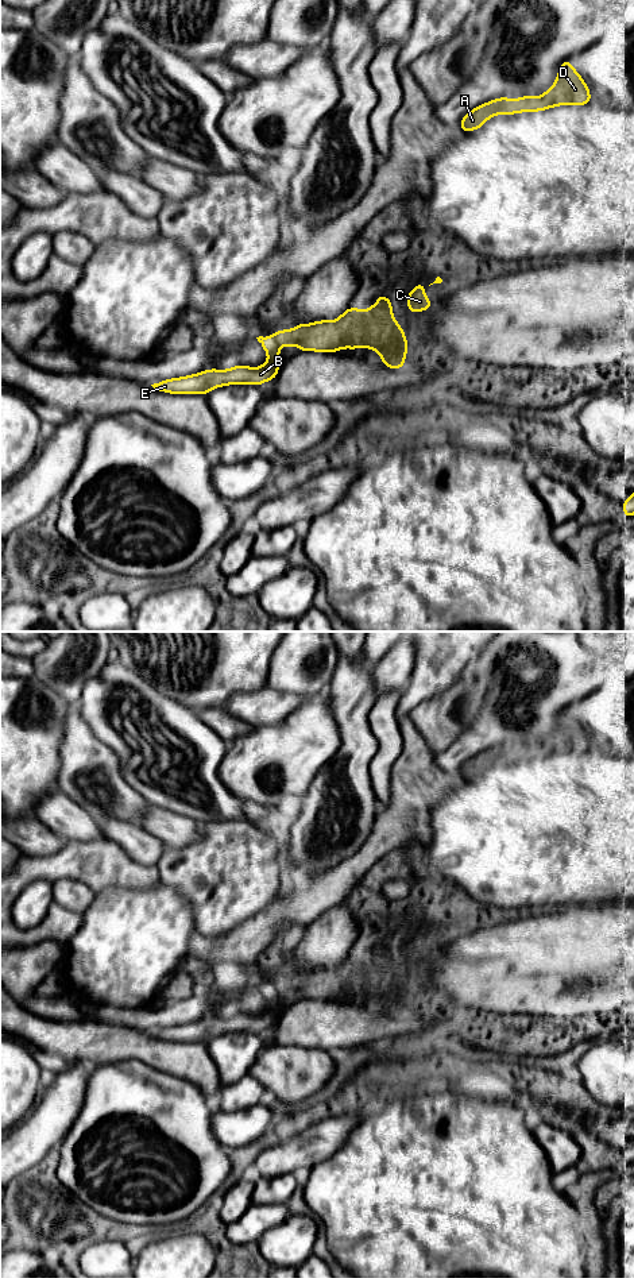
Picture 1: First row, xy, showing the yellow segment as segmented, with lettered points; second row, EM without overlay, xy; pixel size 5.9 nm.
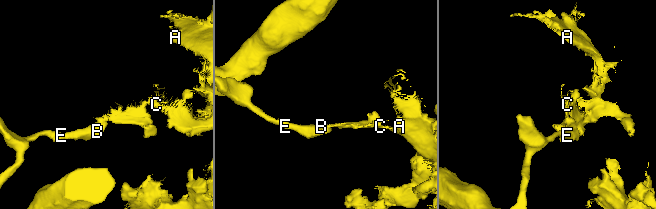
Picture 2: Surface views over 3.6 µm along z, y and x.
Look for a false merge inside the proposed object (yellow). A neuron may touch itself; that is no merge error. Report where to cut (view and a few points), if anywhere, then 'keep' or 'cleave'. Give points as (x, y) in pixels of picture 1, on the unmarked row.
cut xy (275, 995), (269, 1002); cleave

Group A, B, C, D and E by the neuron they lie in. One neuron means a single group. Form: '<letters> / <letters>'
A C D / B E

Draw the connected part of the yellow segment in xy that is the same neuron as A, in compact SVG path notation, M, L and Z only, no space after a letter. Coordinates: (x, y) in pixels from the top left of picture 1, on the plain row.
M564 707L558 715L556 730L542 744L522 744L517 748L509 745L495 746L484 750L465 761L461 767L460 777L472 780L484 773L492 762L513 762L519 760L546 758L557 753L585 753L591 752L591 740L581 723Z

